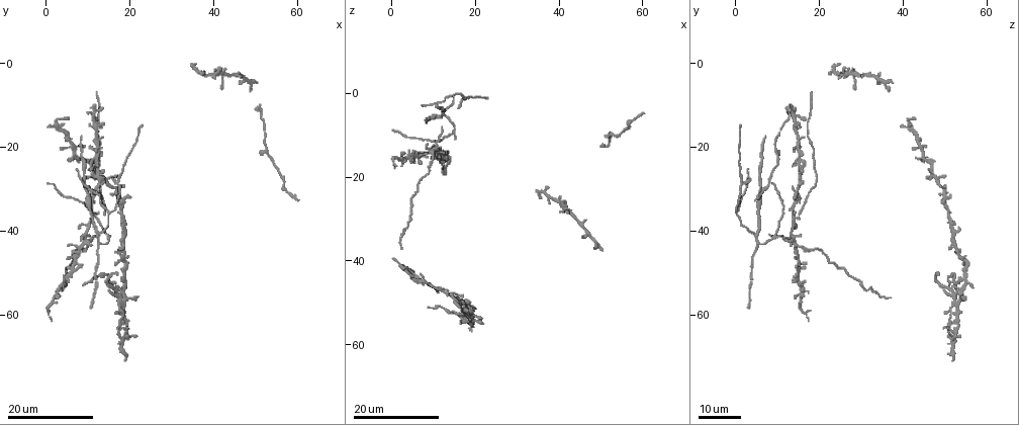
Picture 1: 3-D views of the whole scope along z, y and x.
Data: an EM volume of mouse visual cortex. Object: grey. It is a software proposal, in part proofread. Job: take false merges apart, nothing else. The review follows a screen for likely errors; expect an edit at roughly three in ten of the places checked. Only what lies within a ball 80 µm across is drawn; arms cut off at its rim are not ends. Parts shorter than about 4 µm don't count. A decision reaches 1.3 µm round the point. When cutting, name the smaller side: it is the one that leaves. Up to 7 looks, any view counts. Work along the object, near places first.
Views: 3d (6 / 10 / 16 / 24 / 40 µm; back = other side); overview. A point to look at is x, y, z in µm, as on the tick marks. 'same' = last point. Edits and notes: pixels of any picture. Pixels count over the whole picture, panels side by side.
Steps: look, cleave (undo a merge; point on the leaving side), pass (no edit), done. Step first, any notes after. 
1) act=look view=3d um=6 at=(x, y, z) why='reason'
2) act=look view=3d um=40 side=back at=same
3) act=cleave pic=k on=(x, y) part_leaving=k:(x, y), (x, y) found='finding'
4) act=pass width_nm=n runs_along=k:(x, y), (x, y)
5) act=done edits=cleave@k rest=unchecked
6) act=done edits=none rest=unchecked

act=look view=3d um=24 at=(12.0, 13.0, 17.5) why='branch point'

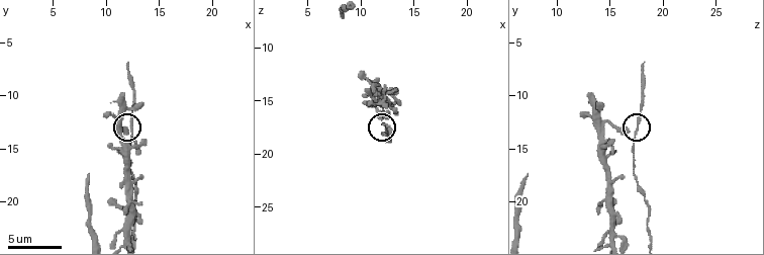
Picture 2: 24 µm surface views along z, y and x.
act=look view=3d um=6 at=(12.4, 13.4, 17.6) why='zoom in'

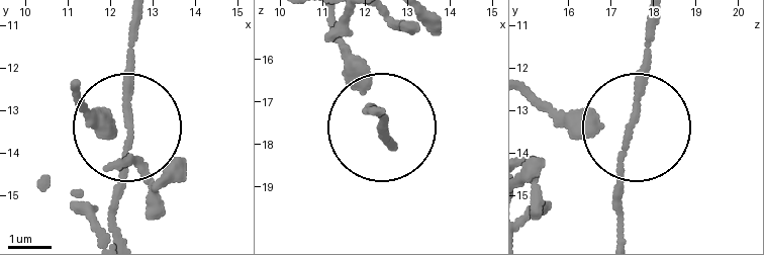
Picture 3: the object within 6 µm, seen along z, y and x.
act=pass runs_along=3:(531, 89), (628, 140), (617, 238) found='one cell here'

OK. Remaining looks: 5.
act=look view=3d um=24 at=(9.0, 43.0, 14.0) why='branch point'

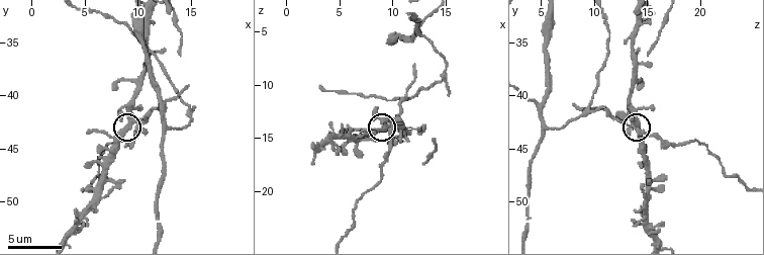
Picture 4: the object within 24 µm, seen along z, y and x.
act=look view=3d um=10 at=(9.2, 42.8, 14.0) why='closer look'

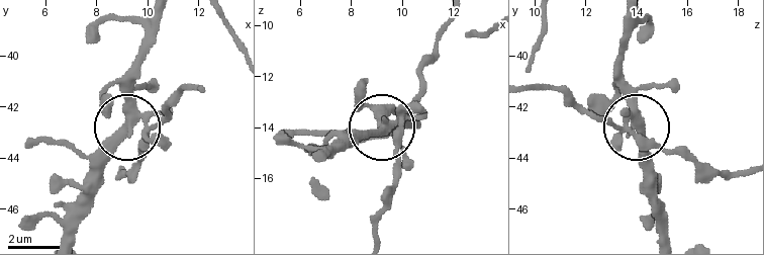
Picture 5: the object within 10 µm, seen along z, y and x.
act=cleave pic=5 on=(168, 117) part_leaving=5:(401, 118), (395, 181), (375, 234) found='two cells meet here'

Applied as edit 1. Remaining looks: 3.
act=look view=3d um=10 at=(12.4, 43.0, 5.4) why='three-way junction'

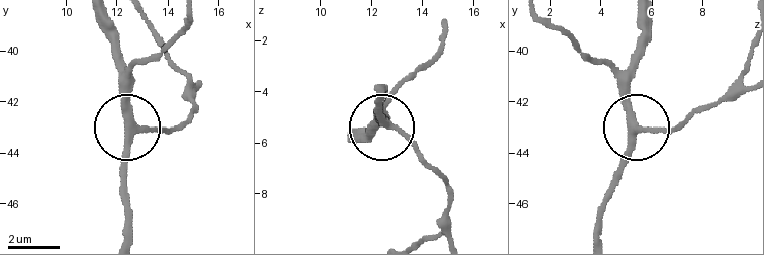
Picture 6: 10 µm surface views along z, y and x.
act=look view=3d um=6 at=(12.4, 43.2, 5.2)

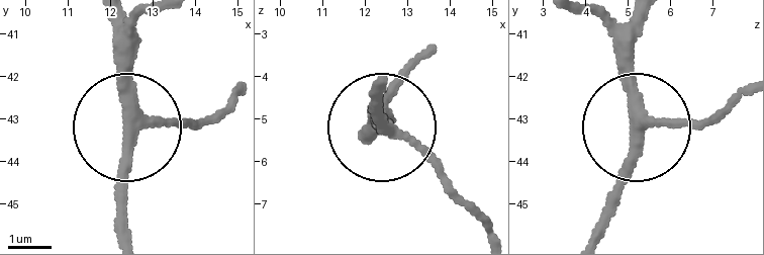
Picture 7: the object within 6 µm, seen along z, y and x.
act=pass runs_along=7:(237, 92), (187, 124), (125, 128), (122, 233) found='continuous, no second cell'

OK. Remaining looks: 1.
act=done edits=cleave@5 rest=unchecked

